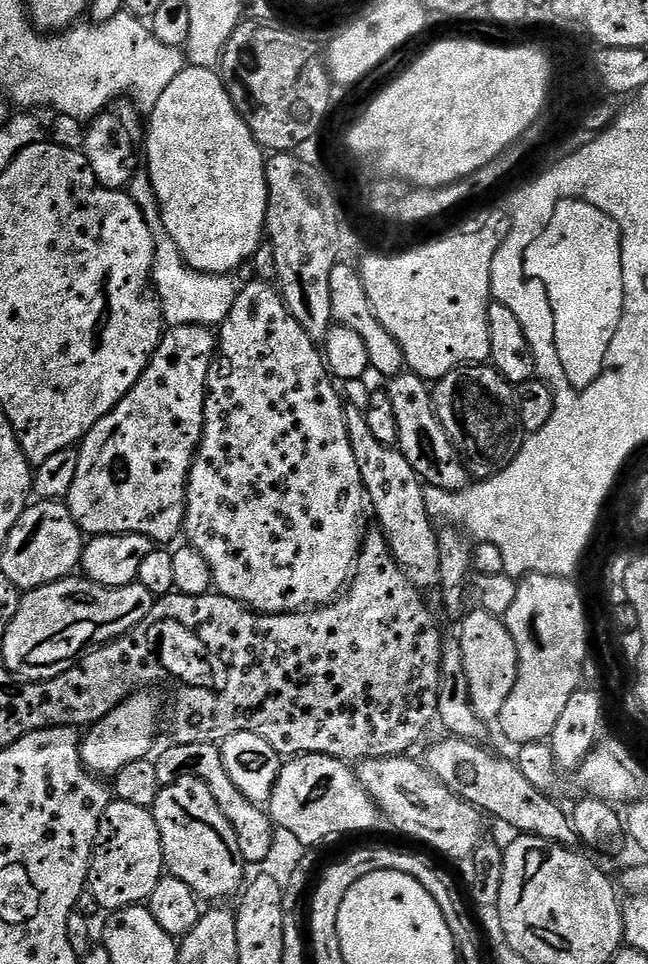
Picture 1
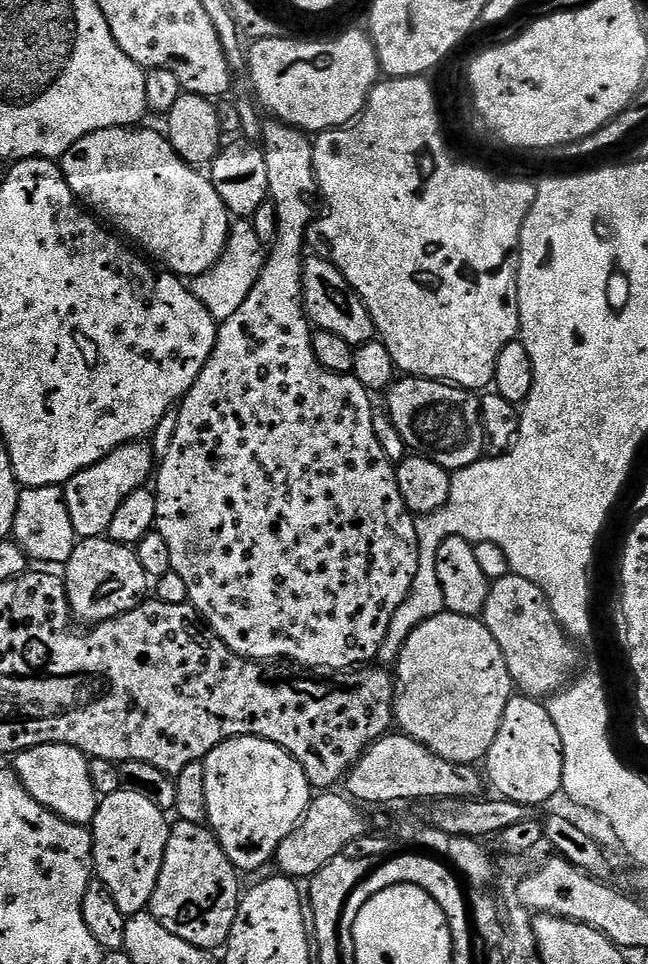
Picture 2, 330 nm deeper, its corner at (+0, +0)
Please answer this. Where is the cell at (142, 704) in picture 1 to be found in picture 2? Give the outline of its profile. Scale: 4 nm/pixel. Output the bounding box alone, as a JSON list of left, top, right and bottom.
[14,744,98,826]

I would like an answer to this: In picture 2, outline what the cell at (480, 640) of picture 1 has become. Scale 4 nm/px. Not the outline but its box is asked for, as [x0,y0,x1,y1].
[394,610,514,765]

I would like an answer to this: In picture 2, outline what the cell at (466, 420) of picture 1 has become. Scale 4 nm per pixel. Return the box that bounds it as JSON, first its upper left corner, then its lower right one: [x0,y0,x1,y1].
[386,378,485,470]

